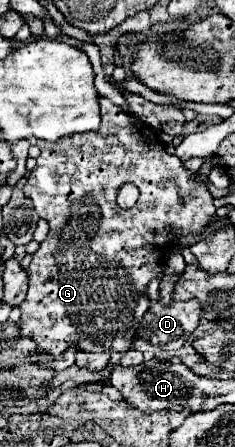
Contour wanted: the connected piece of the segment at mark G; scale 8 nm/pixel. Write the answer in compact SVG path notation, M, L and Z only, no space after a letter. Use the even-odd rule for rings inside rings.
M100 98L100 108L102 108L102 128L98 128L98 132L82 132L82 134L74 134L74 136L64 136L58 142L44 142L38 140L38 148L40 148L40 156L36 158L36 168L28 174L28 182L24 186L24 194L34 202L34 210L38 212L40 218L44 218L50 226L48 238L40 244L38 252L32 256L28 270L28 296L26 300L20 304L22 316L18 320L18 328L20 328L20 336L22 338L32 338L36 342L36 350L38 354L50 354L50 356L58 356L62 354L66 348L78 348L84 352L128 352L132 348L132 338L134 332L138 330L138 324L142 322L144 312L150 308L150 298L146 292L146 286L152 278L156 278L162 272L164 260L168 256L171 248L178 244L180 236L188 236L188 234L200 234L204 232L204 228L210 224L210 220L216 214L216 206L214 206L214 198L208 192L208 188L204 186L204 182L196 182L190 178L190 172L184 170L182 160L178 160L176 156L168 154L158 138L158 132L150 126L146 126L146 122L140 122L136 116L124 112L120 106L112 104L108 98ZM122 184L134 184L140 190L140 198L136 202L136 206L124 210L116 204L116 194L120 190Z

